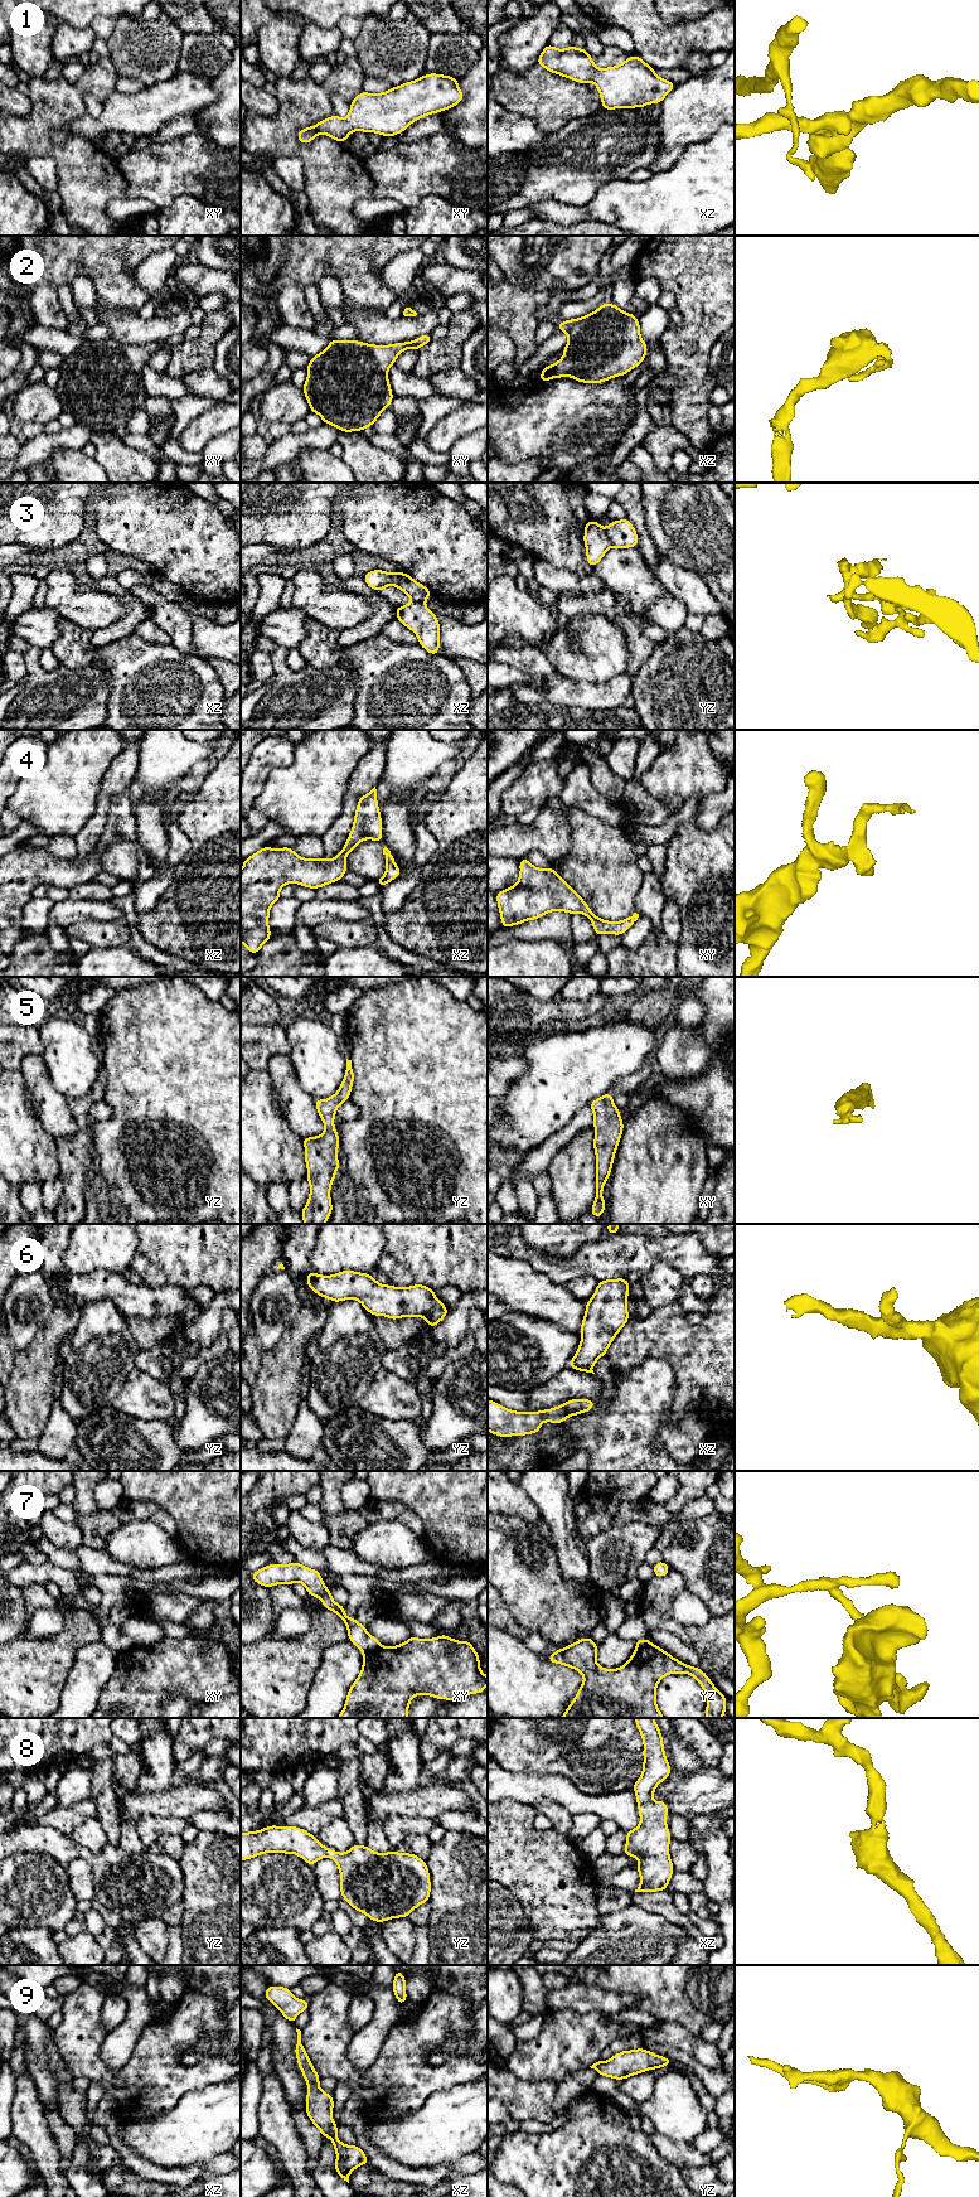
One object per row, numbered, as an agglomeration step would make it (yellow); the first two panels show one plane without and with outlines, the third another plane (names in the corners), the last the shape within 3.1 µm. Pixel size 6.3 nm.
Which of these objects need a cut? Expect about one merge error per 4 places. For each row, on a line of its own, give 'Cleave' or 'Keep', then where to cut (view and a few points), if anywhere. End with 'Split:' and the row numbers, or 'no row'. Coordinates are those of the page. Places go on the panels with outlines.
1: Keep. No split
2: Keep. No split
3: Cleave. Split along yz (604, 528), (611, 545)
4: Keep. No split
5: Keep. No split
6: Keep. No split
7: Cleave. Split along xy (381, 1645), (363, 1654)
8: Keep. No split
9: Keep. No split
Split: 3, 7

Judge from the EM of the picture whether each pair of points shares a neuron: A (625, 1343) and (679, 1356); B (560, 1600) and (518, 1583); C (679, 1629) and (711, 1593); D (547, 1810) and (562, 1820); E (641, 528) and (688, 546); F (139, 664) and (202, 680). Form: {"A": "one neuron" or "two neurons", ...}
{"A": "one neuron", "B": "one neuron", "C": "two neurons", "D": "one neuron", "E": "two neurons", "F": "one neuron"}

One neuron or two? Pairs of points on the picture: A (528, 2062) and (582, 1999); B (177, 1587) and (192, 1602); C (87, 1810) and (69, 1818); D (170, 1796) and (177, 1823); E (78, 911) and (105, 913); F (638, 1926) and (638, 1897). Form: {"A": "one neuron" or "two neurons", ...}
{"A": "two neurons", "B": "two neurons", "C": "one neuron", "D": "two neurons", "E": "one neuron", "F": "two neurons"}

